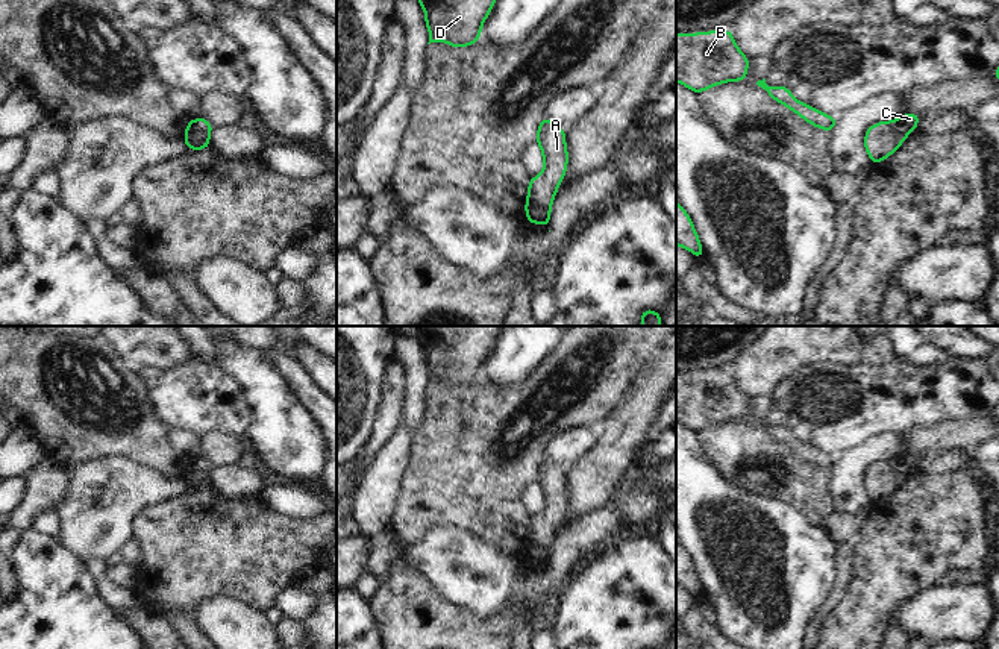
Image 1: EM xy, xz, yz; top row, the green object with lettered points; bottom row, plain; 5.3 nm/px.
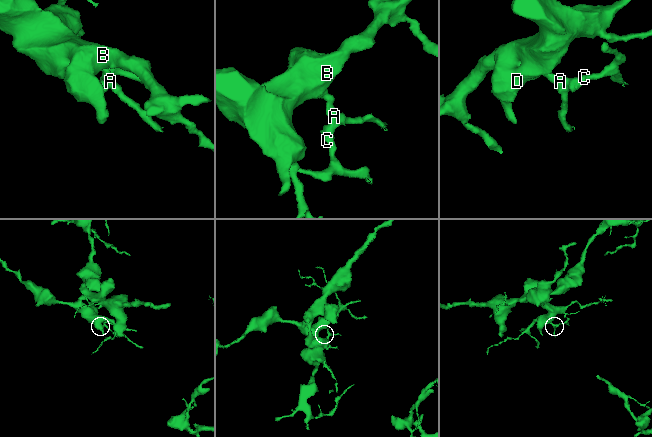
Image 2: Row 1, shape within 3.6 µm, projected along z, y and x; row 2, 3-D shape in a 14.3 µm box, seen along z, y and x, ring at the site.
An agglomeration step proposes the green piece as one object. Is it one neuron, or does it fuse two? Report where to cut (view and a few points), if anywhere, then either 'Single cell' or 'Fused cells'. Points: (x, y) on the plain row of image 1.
Split along xz (551, 543), (526, 549). Fused cells

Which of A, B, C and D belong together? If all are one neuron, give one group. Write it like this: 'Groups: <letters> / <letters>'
Groups: A B D / C

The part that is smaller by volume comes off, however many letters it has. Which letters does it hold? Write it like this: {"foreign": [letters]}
{"foreign": ["C"]}

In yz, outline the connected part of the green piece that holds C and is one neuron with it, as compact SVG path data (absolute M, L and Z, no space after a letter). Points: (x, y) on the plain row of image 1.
M905 452L899 458L891 459L891 466L897 470L902 476L908 476L914 470L917 470L920 461L920 455L914 452Z

